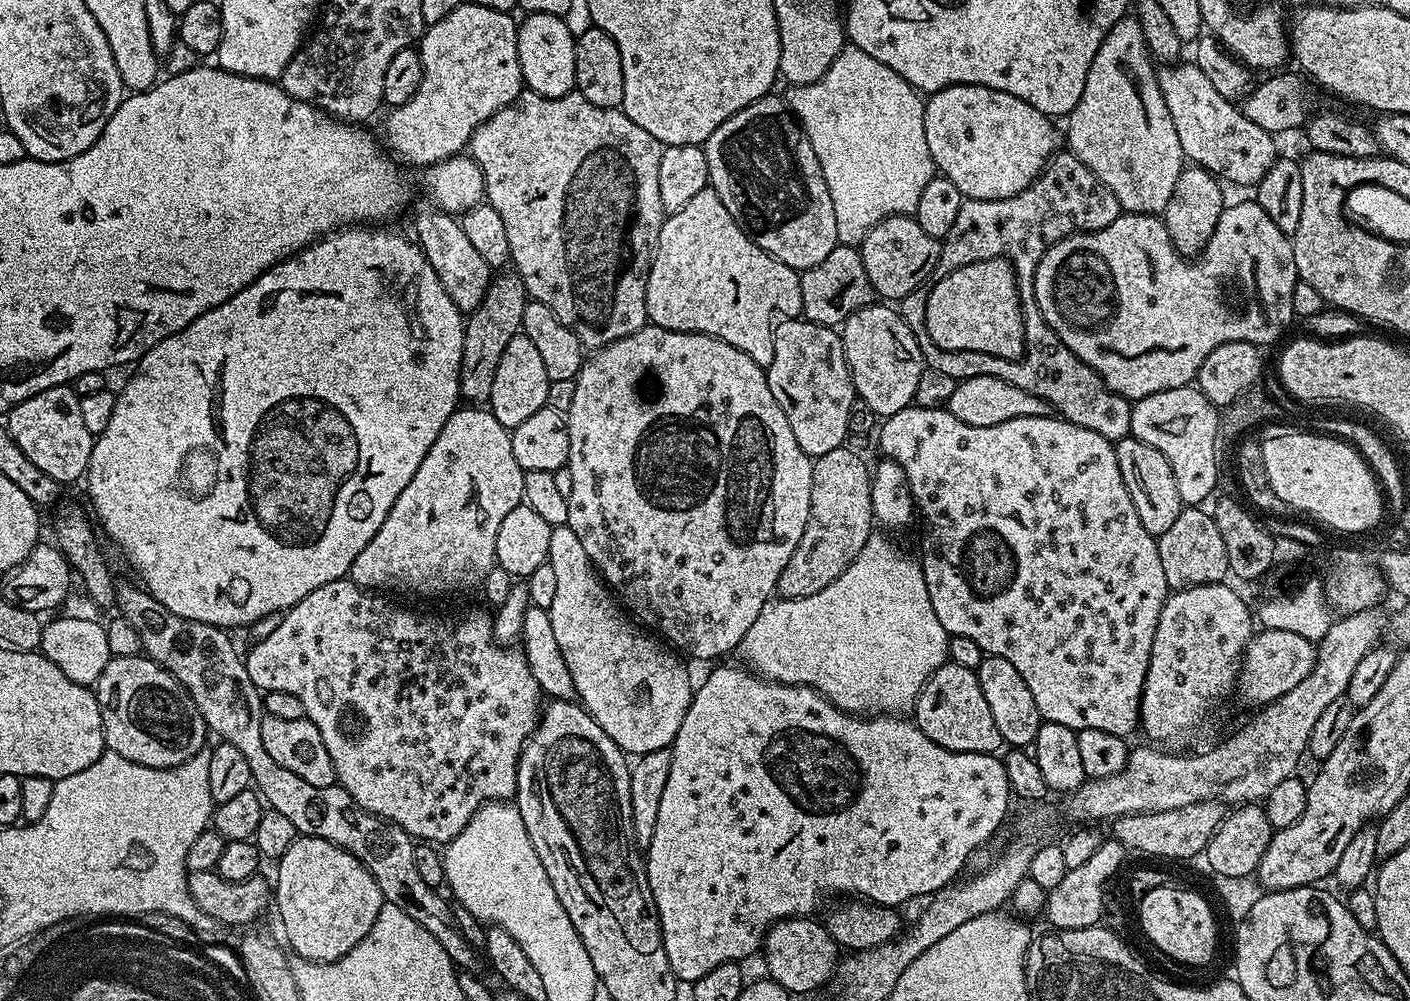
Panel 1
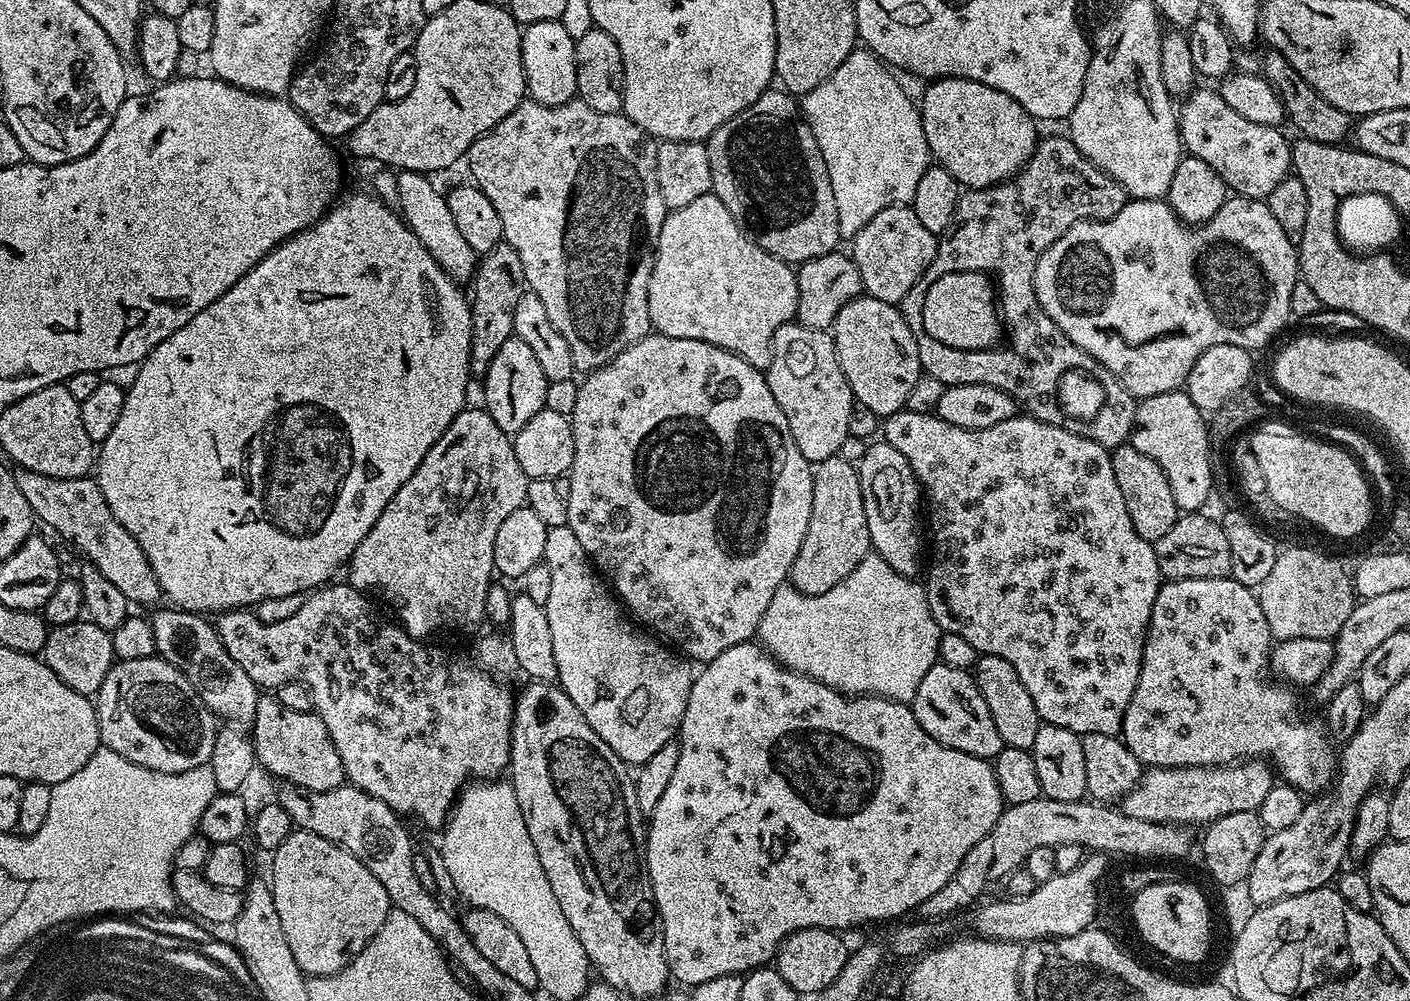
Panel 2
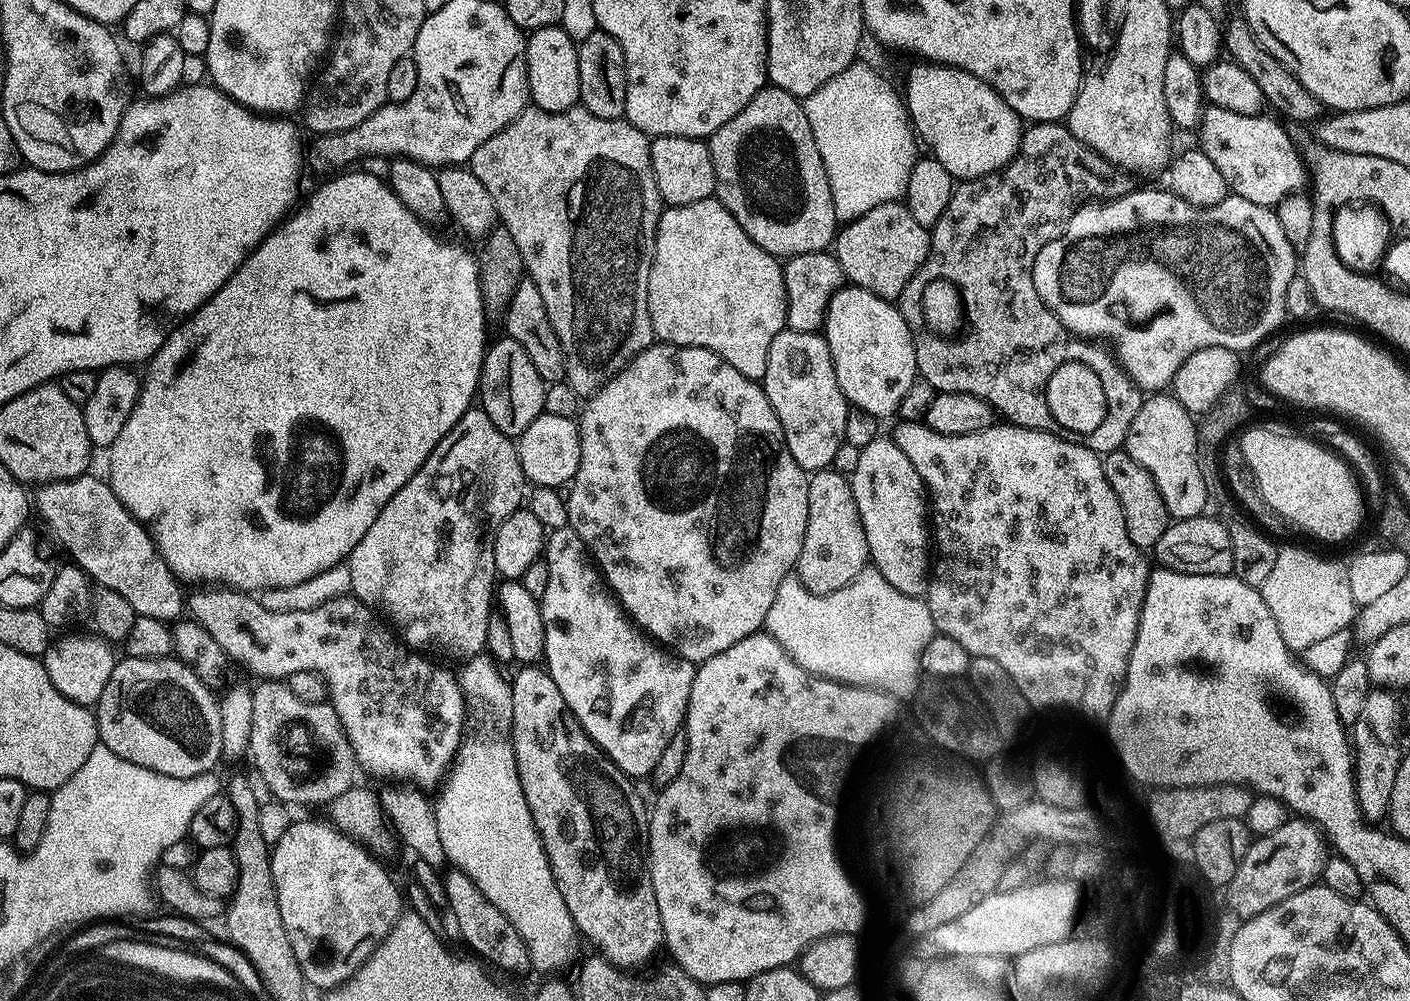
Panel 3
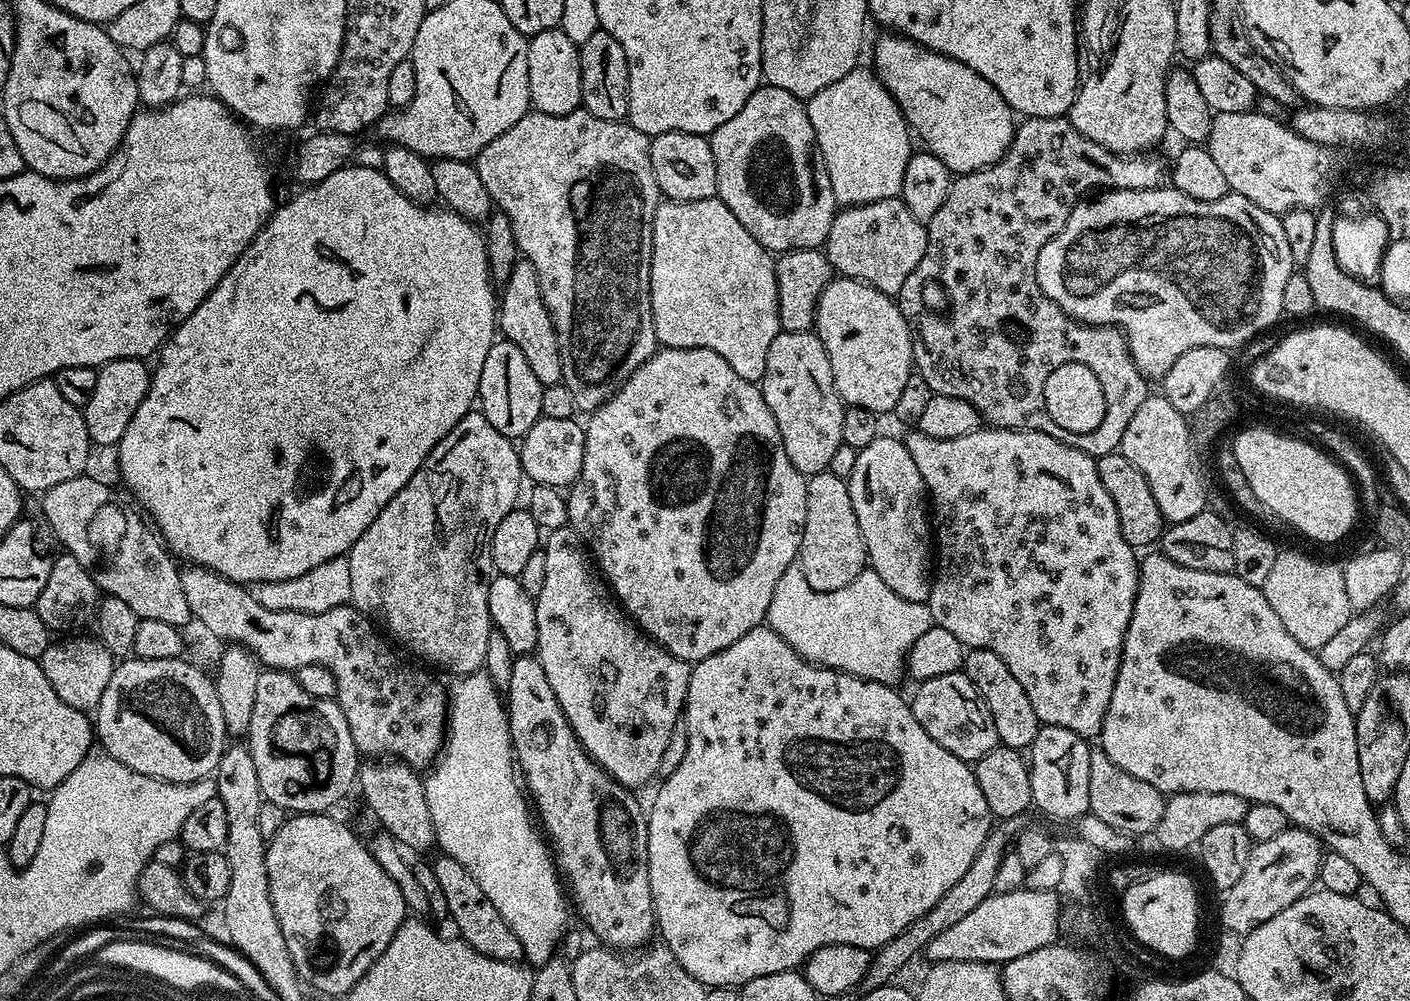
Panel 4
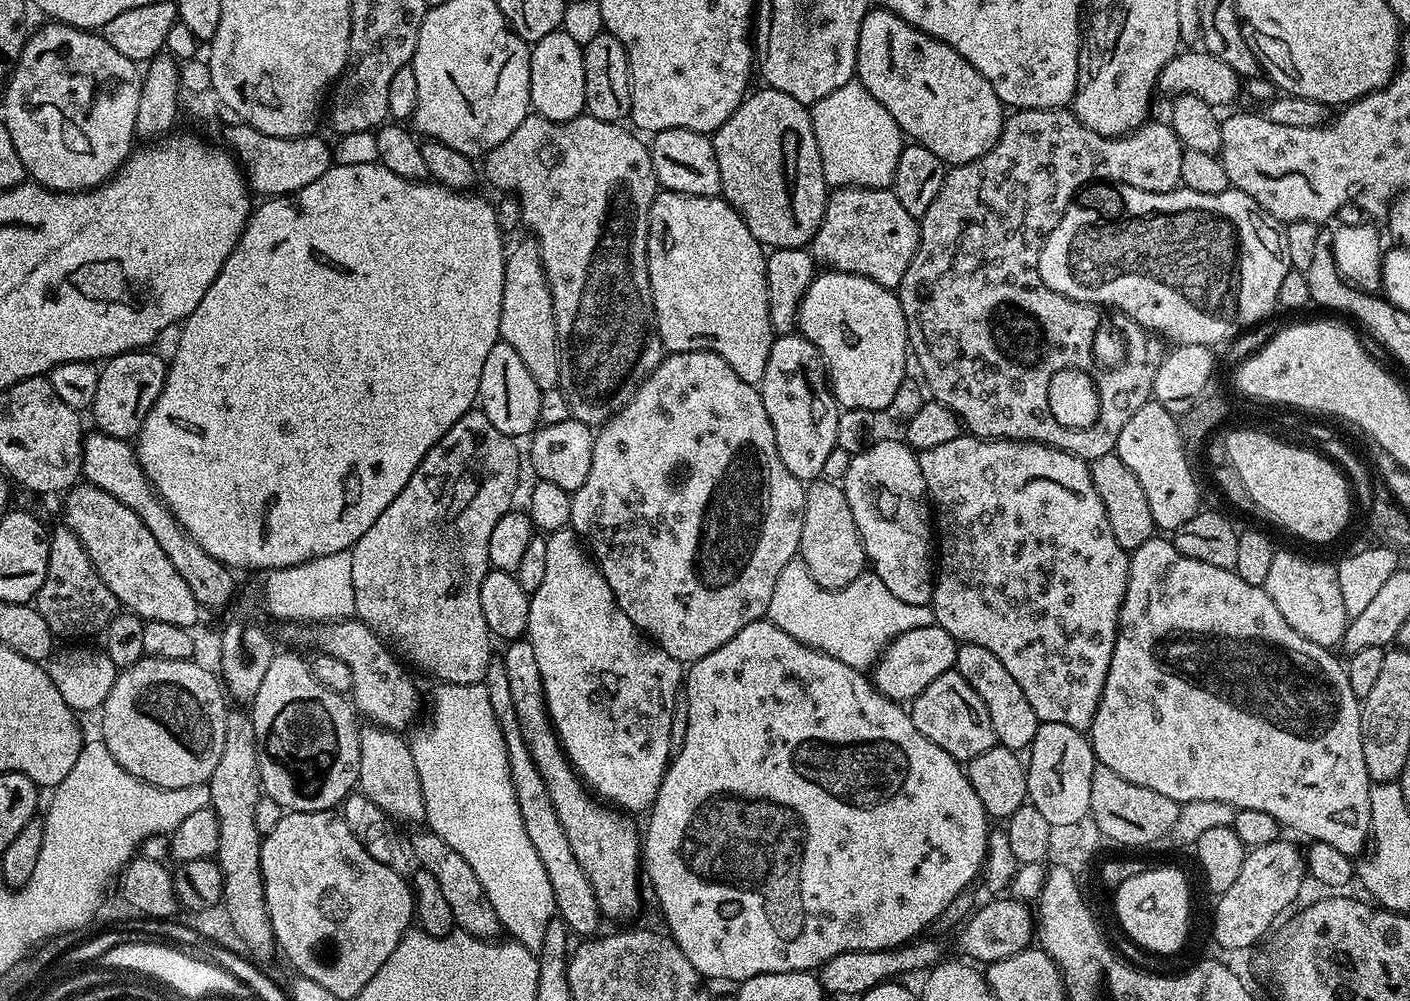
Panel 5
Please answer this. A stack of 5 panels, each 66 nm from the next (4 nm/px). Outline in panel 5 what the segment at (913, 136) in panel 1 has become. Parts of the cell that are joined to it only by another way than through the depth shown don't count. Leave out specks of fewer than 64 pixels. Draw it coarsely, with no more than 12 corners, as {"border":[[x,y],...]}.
{"border":[[854,78],[810,111],[829,189],[891,189],[906,137]]}

